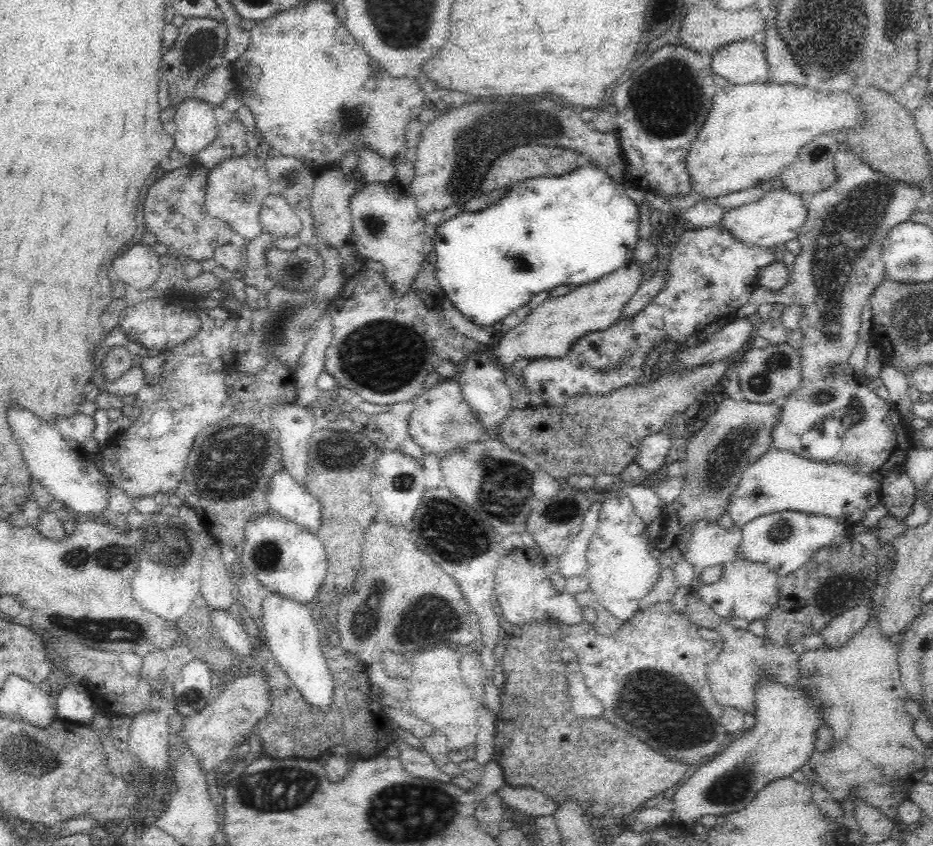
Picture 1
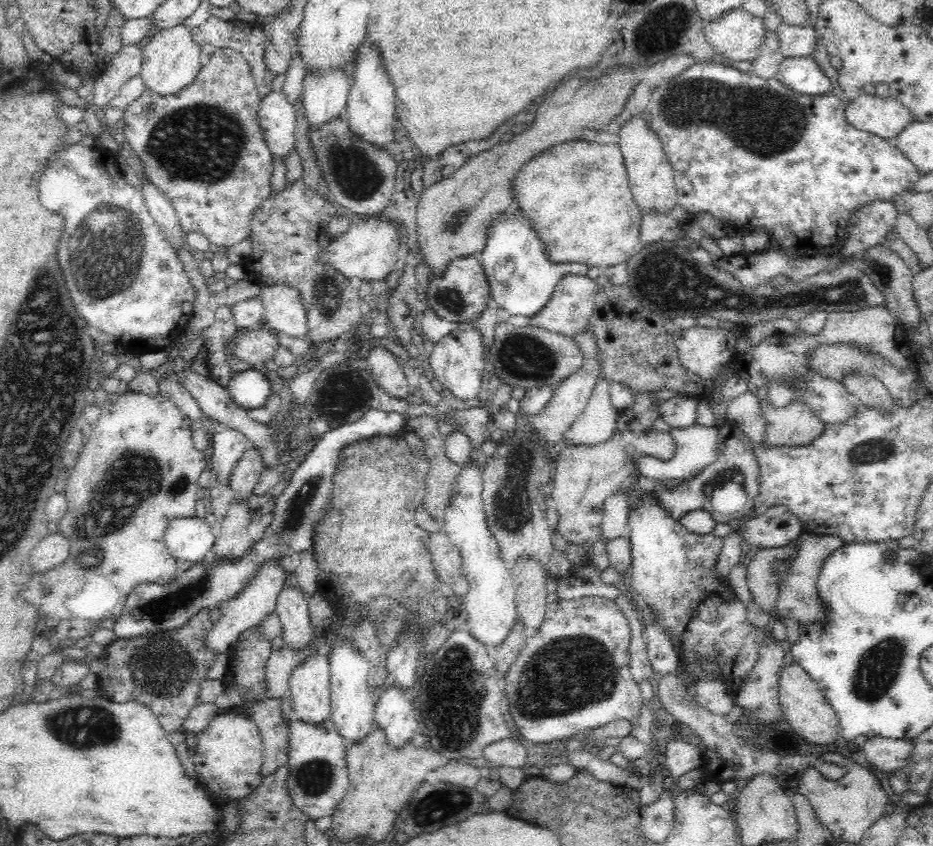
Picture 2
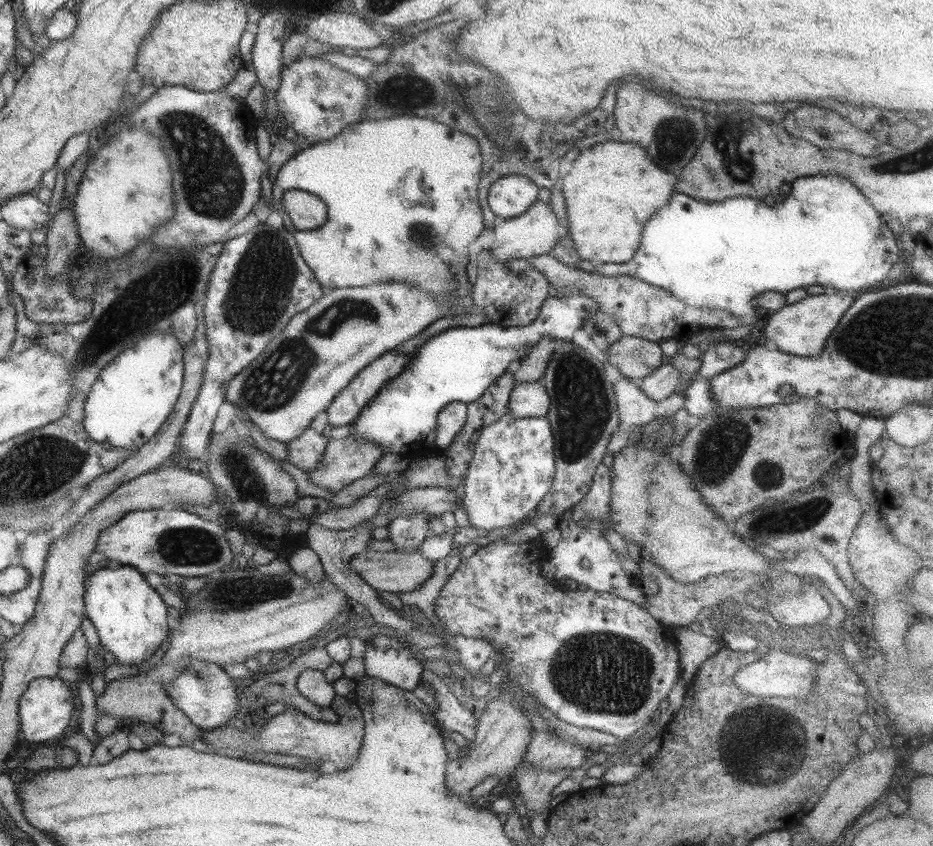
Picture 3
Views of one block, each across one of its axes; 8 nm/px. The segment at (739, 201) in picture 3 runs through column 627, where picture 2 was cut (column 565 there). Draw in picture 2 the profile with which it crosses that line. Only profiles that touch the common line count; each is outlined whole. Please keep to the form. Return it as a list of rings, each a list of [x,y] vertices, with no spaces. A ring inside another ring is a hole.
[[[512,207],[510,210],[488,226],[486,244],[481,252],[481,266],[490,285],[491,298],[496,300],[510,316],[532,318],[546,306],[561,278],[566,275],[586,275],[589,267],[570,262],[552,263],[545,251],[544,243],[536,236],[532,225],[517,208]]]

